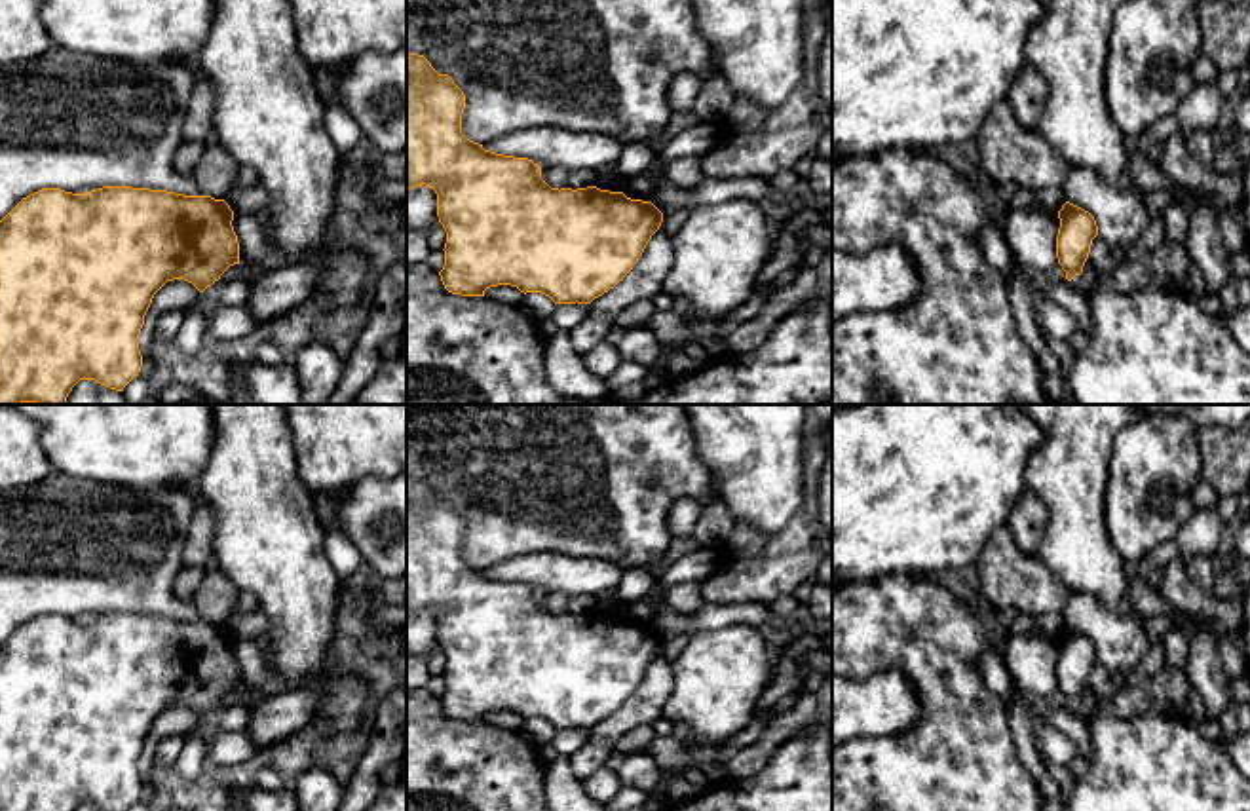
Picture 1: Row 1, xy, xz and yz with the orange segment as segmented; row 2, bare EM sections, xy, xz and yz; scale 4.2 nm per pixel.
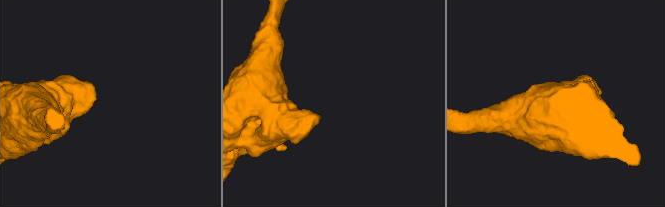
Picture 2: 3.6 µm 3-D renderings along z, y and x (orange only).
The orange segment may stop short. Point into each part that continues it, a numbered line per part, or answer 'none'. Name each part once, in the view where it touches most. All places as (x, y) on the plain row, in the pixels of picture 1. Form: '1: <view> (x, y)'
none

